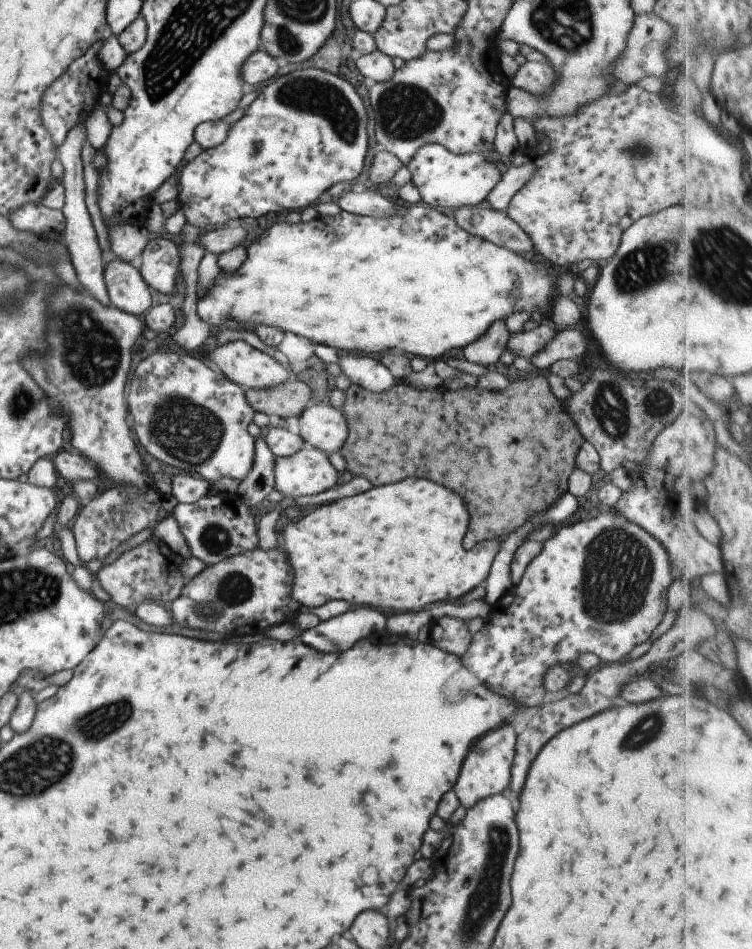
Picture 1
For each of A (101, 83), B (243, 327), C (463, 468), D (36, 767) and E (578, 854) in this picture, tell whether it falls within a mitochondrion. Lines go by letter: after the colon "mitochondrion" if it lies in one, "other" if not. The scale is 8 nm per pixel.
A: other
B: other
C: mitochondrion
D: mitochondrion
E: other

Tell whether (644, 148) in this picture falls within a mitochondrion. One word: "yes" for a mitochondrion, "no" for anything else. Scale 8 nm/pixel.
yes

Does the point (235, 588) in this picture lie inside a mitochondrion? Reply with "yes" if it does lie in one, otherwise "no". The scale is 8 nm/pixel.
yes

